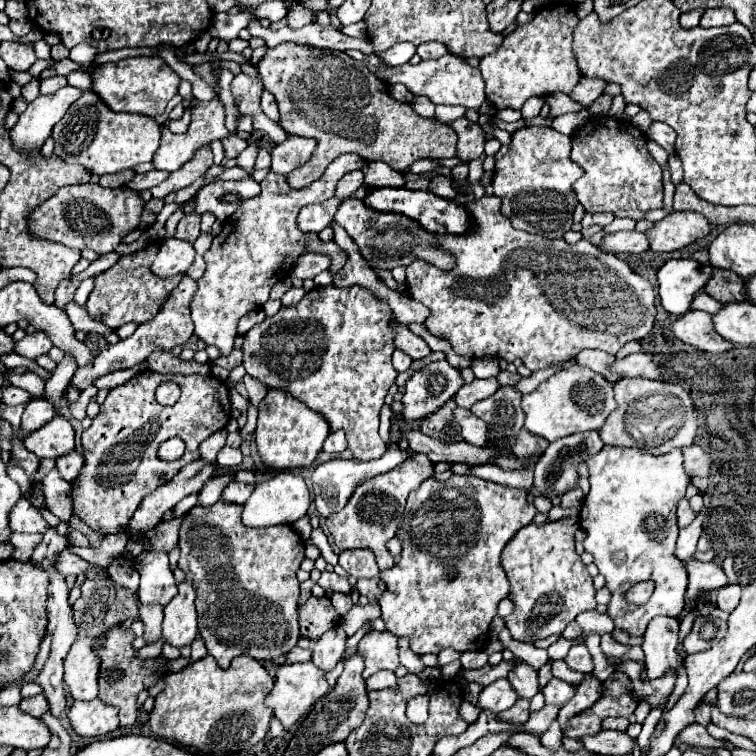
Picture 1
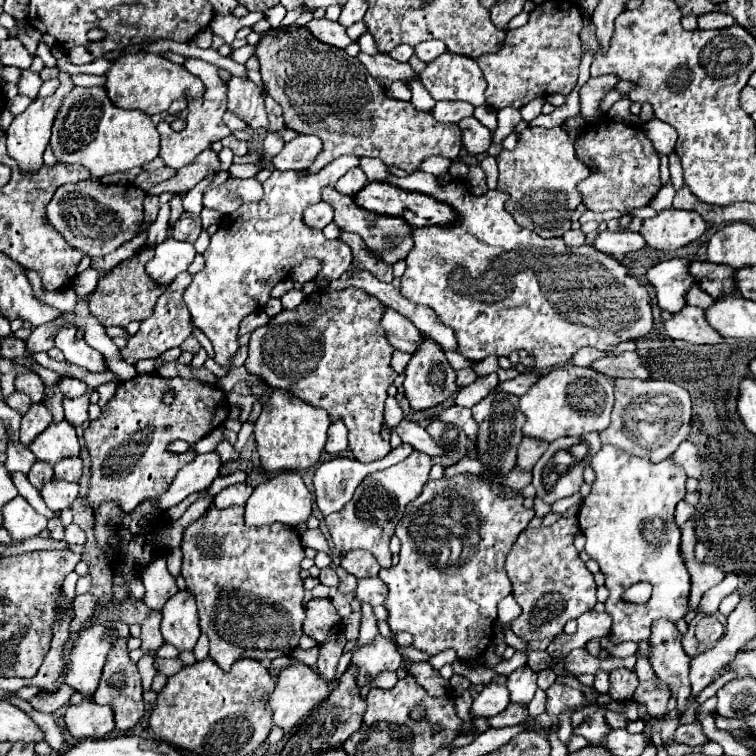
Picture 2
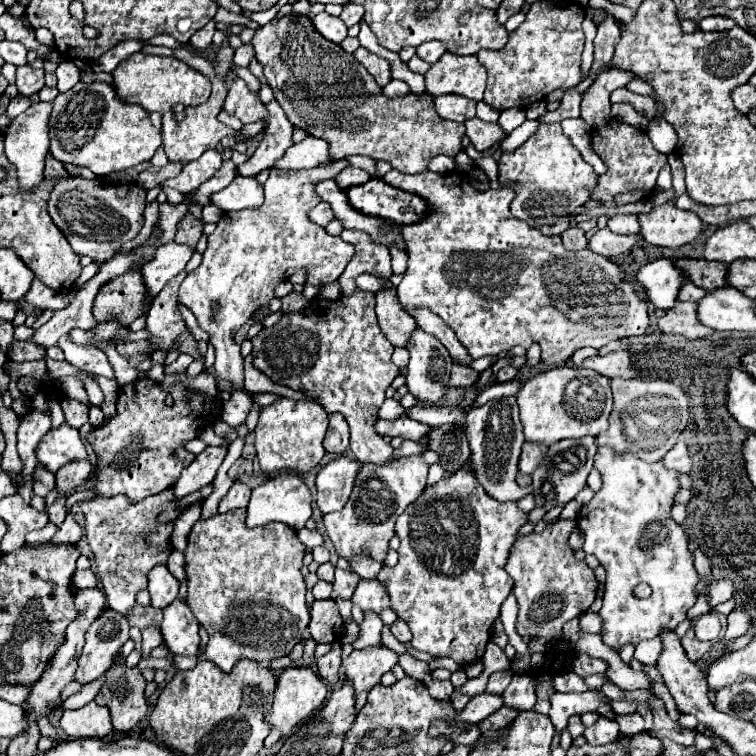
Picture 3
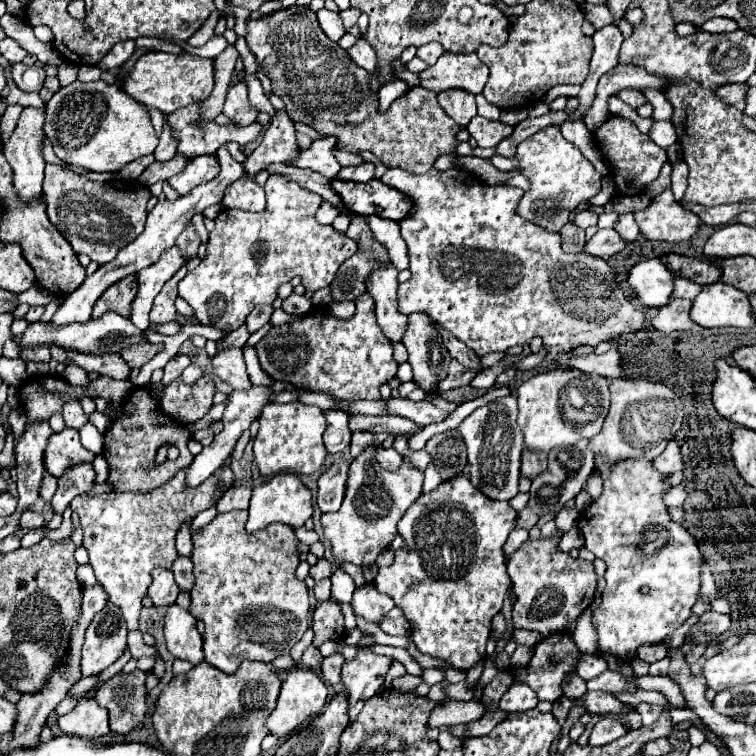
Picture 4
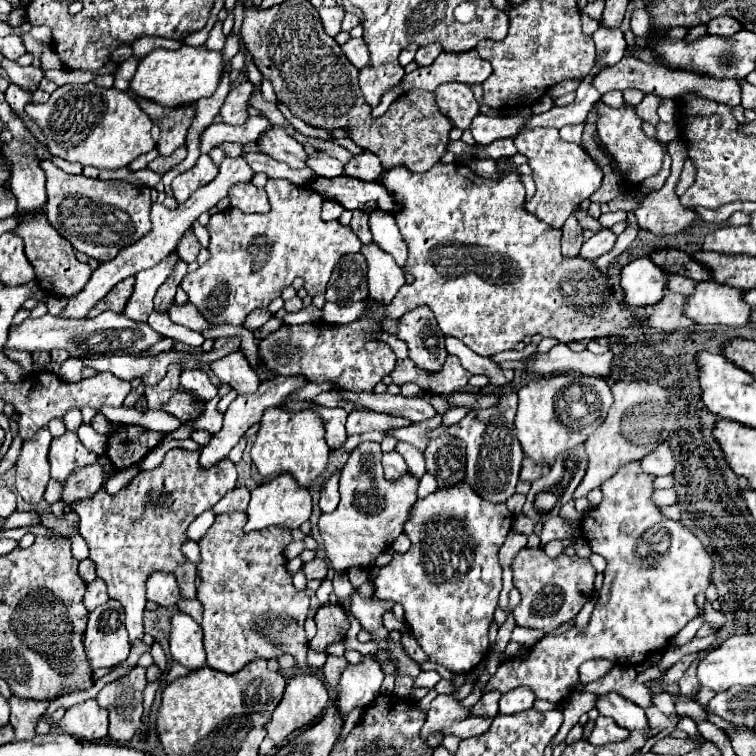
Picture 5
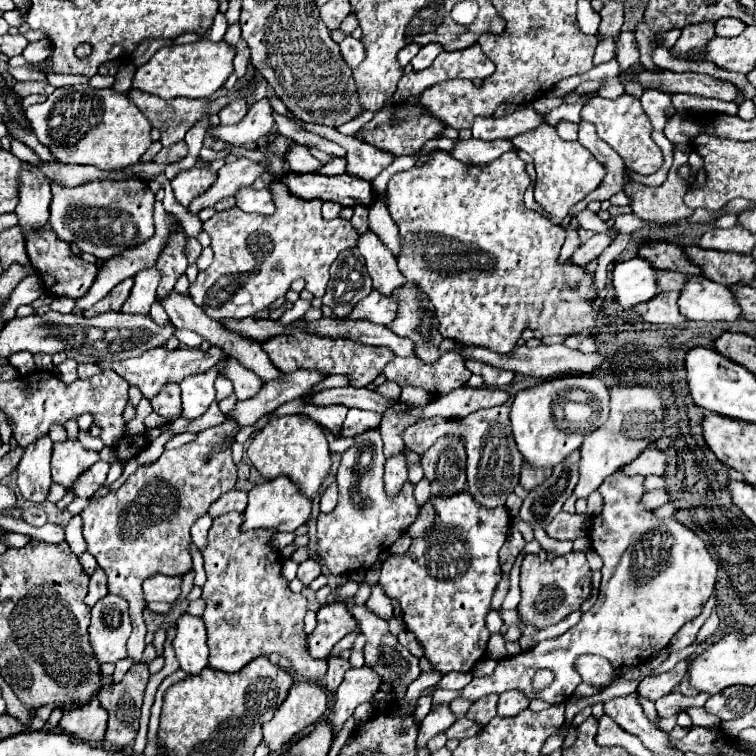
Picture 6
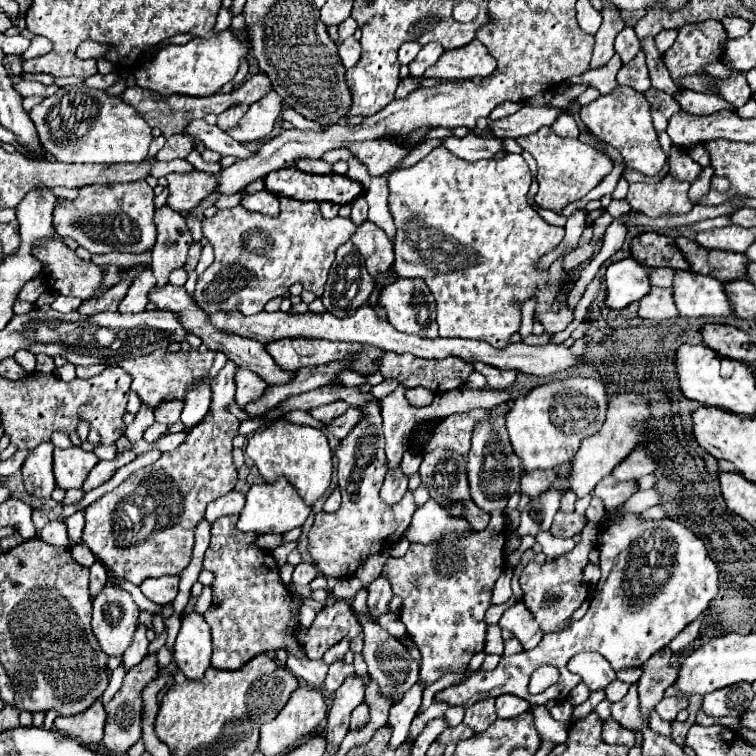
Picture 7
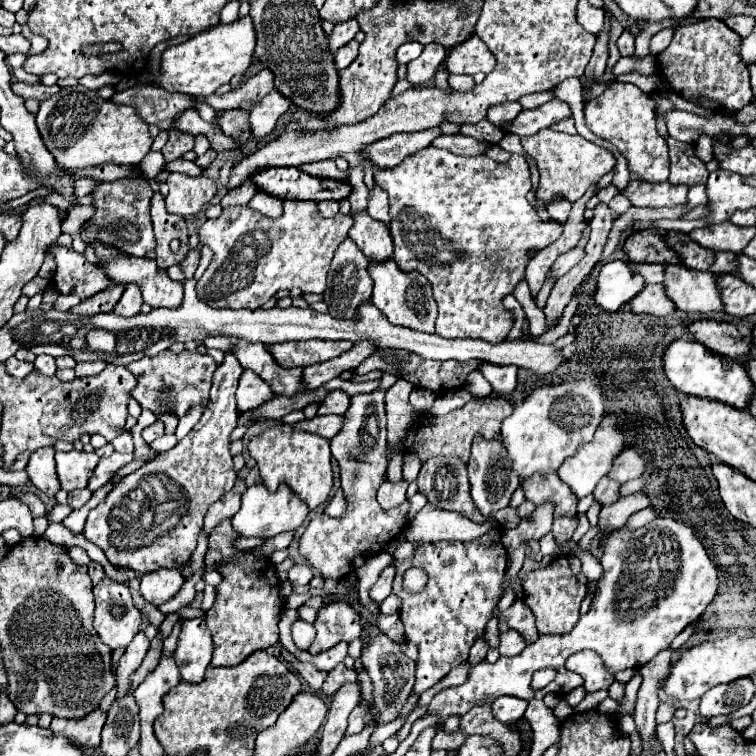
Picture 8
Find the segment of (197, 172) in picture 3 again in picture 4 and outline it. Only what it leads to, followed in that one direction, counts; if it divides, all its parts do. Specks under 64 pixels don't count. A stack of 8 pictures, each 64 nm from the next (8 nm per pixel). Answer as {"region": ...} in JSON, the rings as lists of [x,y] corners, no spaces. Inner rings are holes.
{"region":[[[204,154],[204,156],[196,156],[194,160],[190,160],[186,168],[180,174],[172,176],[168,182],[180,196],[186,196],[192,188],[212,180],[218,172],[220,172],[218,158],[214,154]]]}

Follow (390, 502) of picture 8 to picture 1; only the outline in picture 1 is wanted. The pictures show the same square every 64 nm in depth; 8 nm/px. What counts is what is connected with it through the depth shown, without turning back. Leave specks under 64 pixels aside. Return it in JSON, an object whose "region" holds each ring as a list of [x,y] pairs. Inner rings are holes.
{"region":[[[316,286],[296,306],[282,306],[274,316],[266,318],[262,324],[256,324],[244,336],[244,368],[264,386],[286,390],[308,408],[320,412],[328,420],[330,430],[342,428],[354,460],[378,460],[384,452],[388,452],[388,444],[378,436],[380,410],[388,388],[398,376],[390,362],[394,352],[394,334],[388,326],[390,316],[390,306],[362,286]]]}

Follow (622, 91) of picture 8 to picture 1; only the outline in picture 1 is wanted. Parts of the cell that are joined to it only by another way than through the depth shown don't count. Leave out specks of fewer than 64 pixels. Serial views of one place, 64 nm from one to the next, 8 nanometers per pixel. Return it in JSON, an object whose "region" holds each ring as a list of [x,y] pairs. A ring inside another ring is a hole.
{"region":[[[598,118],[588,120],[580,130],[572,136],[572,160],[584,168],[584,176],[572,186],[578,202],[586,208],[586,212],[614,212],[616,216],[628,216],[634,220],[644,218],[646,210],[660,208],[662,206],[662,168],[648,152],[648,140],[646,134],[632,126],[626,120],[614,120],[614,118]]]}

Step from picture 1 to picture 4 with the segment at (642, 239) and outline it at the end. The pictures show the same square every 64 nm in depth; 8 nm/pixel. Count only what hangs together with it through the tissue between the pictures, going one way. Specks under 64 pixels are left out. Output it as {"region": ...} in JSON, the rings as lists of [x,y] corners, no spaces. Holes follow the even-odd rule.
{"region":[[[612,228],[606,230],[598,230],[586,244],[584,244],[584,252],[590,256],[598,256],[598,258],[610,258],[616,252],[620,252],[624,248],[624,242],[620,238],[620,234]]]}

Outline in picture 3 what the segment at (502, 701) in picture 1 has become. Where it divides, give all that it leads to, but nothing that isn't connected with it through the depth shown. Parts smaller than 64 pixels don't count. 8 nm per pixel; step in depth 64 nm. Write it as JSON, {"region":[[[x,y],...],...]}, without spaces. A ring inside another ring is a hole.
{"region":[[[478,694],[474,696],[464,710],[456,712],[454,720],[456,722],[468,722],[468,724],[478,724],[480,720],[488,718],[492,712],[496,712],[502,706],[502,696],[490,696],[490,694]]]}

